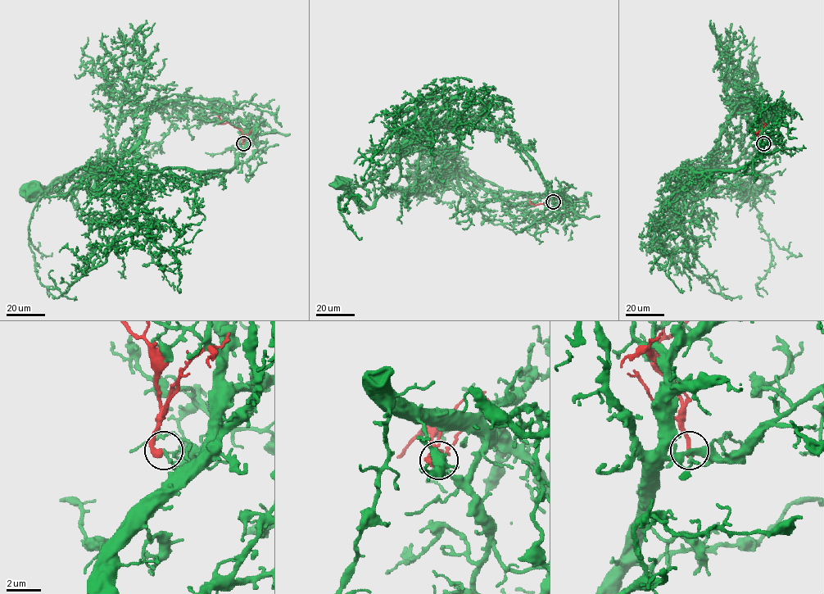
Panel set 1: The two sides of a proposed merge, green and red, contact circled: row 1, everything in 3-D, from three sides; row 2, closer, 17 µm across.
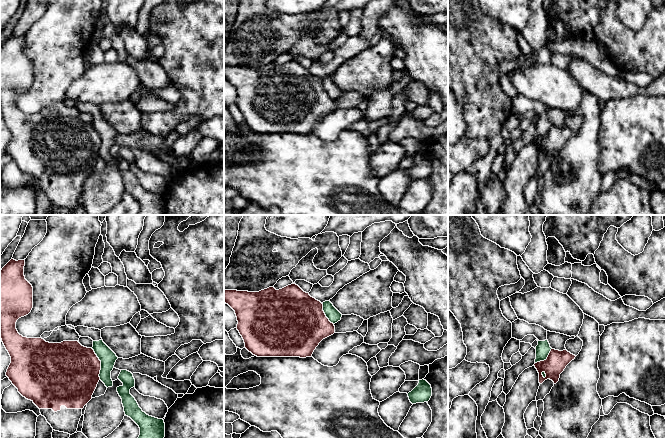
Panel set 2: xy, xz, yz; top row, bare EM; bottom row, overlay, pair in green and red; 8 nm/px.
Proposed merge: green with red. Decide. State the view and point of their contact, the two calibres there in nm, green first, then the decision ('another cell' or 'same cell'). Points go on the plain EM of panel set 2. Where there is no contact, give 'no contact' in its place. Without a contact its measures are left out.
xy (101, 140) | 130/460 nm | another cell

